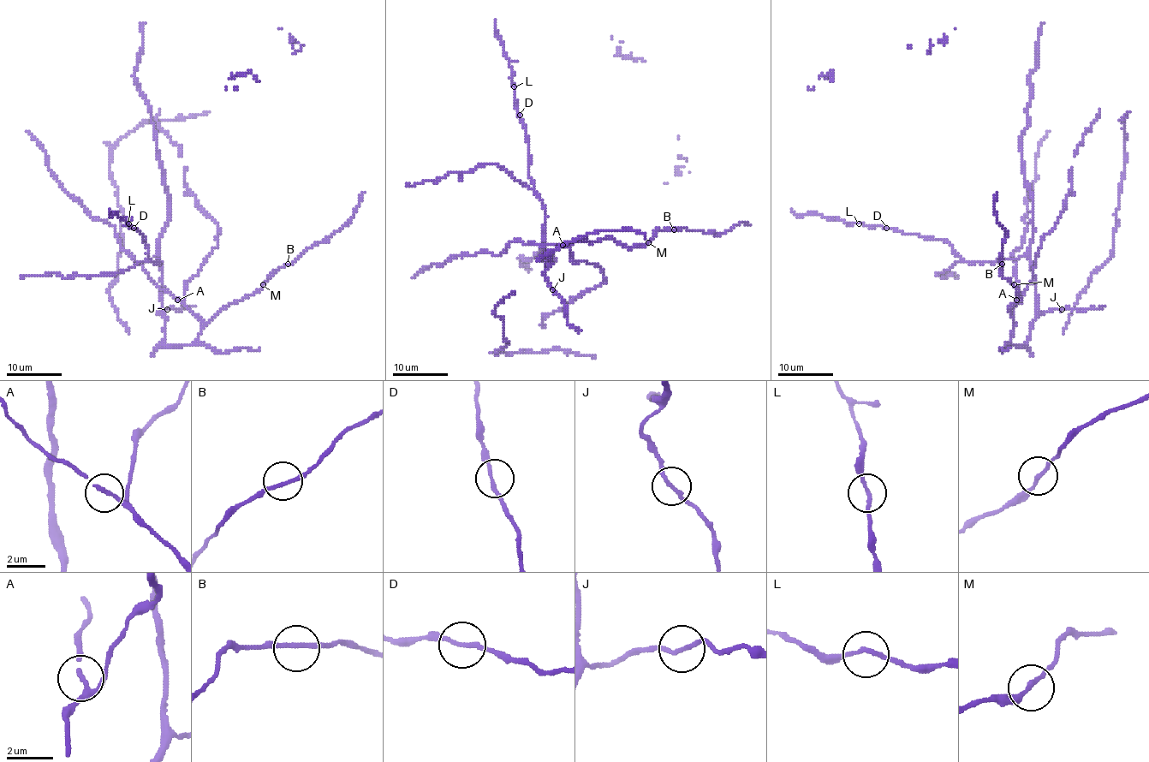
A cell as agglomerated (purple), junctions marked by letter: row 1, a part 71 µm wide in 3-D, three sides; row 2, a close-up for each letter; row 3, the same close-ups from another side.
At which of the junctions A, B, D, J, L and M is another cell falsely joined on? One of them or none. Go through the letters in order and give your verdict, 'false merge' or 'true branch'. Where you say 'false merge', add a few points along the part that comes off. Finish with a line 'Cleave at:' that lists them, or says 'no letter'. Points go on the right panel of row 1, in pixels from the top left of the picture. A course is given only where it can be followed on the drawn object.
A: true branch
B: true branch
D: true branch
J: true branch
L: true branch
M: true branch
Cleave at: no letter

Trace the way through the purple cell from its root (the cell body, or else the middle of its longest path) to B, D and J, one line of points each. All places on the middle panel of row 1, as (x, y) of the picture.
B: (586, 242), (610, 236), (630, 247), (644, 245), (658, 229), (674, 229)
D: (586, 242), (574, 240), (560, 245), (547, 264), (543, 256), (545, 209), (527, 175), (527, 135), (520, 115)
J: (586, 242), (586, 240), (574, 240), (551, 252), (551, 264), (544, 276), (553, 289)

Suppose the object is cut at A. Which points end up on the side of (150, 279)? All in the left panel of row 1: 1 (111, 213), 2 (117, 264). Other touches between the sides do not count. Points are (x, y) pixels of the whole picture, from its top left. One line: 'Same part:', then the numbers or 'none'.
Same part: none

